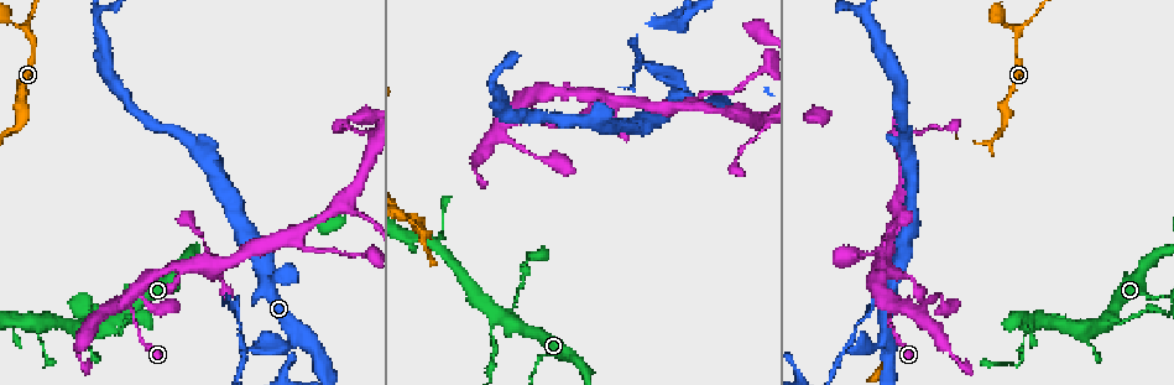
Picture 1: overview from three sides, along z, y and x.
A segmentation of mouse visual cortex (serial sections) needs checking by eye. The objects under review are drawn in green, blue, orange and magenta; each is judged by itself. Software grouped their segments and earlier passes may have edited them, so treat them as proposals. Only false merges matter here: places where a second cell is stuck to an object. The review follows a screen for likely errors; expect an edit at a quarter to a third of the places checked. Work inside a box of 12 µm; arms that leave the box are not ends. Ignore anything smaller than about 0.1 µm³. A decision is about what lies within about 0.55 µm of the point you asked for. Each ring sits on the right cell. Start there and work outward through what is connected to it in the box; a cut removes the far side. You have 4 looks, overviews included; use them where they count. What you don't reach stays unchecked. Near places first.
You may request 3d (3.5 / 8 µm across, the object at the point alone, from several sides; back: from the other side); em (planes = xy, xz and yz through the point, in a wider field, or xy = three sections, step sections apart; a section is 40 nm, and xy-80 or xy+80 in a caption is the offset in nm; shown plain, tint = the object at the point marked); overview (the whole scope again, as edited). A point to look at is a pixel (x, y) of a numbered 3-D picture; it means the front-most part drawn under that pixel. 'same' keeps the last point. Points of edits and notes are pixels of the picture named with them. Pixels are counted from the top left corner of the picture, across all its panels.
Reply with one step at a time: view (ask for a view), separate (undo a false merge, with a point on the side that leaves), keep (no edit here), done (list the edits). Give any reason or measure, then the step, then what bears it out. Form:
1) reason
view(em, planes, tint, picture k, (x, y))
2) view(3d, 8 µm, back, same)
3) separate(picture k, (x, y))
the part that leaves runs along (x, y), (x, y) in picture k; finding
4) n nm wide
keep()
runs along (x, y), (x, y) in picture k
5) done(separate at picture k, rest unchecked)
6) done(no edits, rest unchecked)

thin neck
view(3d, 3.5 µm, picture 1, (108, 324))

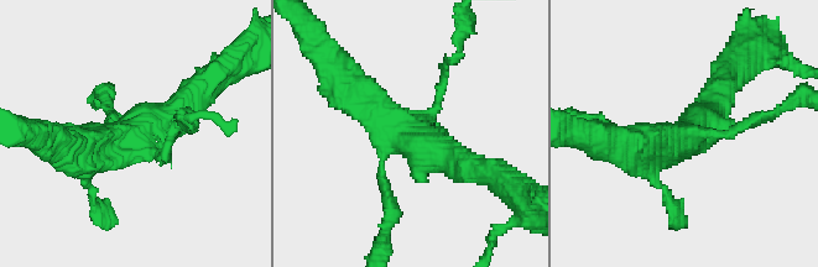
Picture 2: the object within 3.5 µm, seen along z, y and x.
4 arms; arms of 100, 150, 400, 450 nm
view(em, xy, step 1, tint, picture 2, (408, 139))

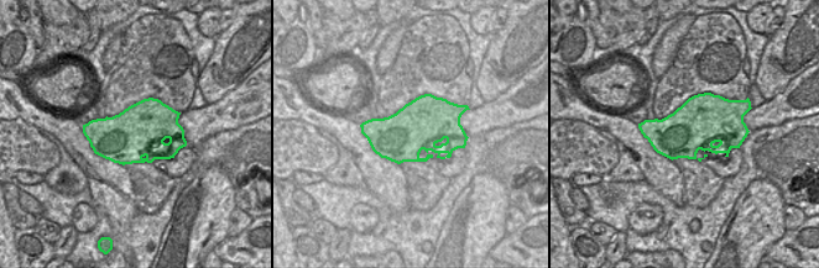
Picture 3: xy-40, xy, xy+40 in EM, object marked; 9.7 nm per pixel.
keep()
continuous, no second cell

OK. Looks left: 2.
a narrow waist
view(3d, 8 µm, picture 1, (844, 350))

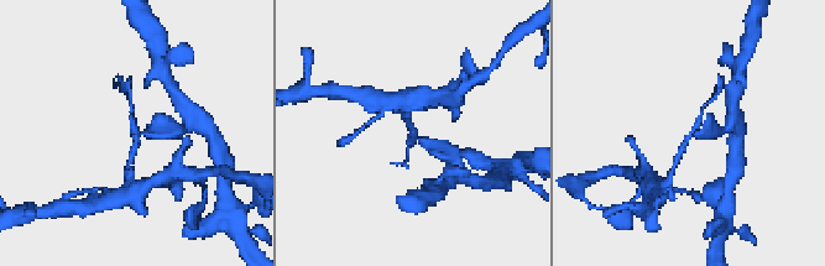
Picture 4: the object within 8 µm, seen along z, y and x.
view(em, xy, step 2, tint, picture 4, (139, 137))

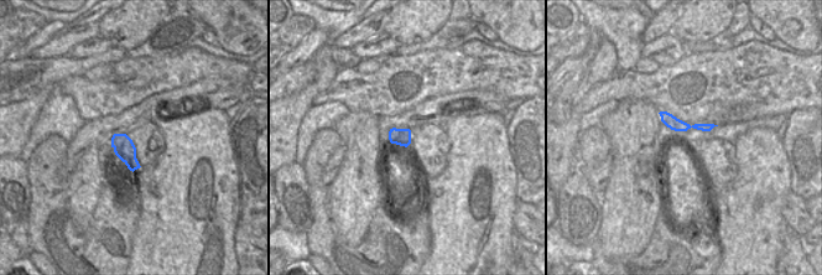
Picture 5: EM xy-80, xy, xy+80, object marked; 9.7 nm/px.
separate(picture 4, (132, 152))
two cells meet here

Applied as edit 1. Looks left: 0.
done(separate at picture 4, rest unchecked)

